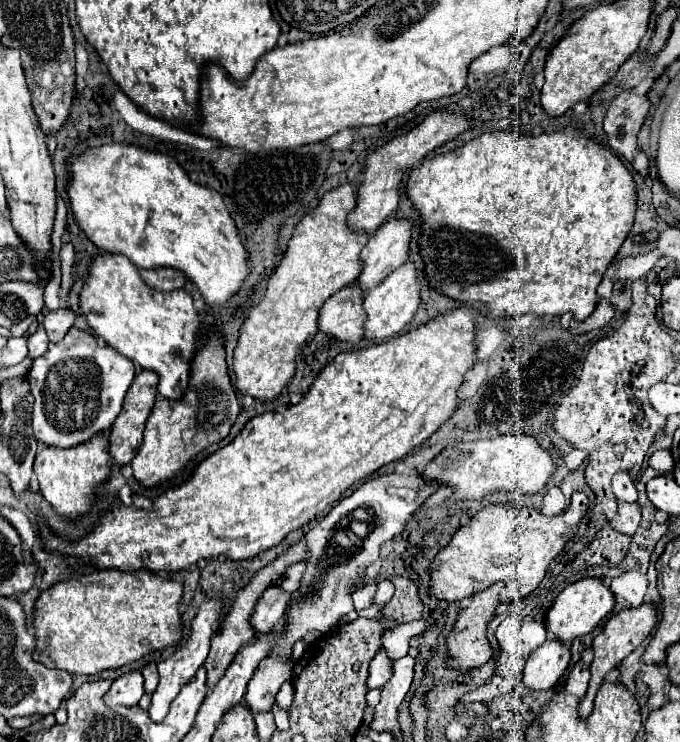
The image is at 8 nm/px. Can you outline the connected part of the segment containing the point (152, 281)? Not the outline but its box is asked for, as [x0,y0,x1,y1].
[141,268,187,292]

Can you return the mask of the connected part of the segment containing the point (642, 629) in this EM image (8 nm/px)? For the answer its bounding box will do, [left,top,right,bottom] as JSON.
[577,604,657,718]

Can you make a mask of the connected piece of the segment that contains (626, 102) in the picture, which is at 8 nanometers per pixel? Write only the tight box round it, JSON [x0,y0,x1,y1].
[603,90,651,178]

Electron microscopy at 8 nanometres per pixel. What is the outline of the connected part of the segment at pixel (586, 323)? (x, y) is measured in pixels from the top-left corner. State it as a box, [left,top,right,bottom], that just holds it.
[569,300,615,334]

